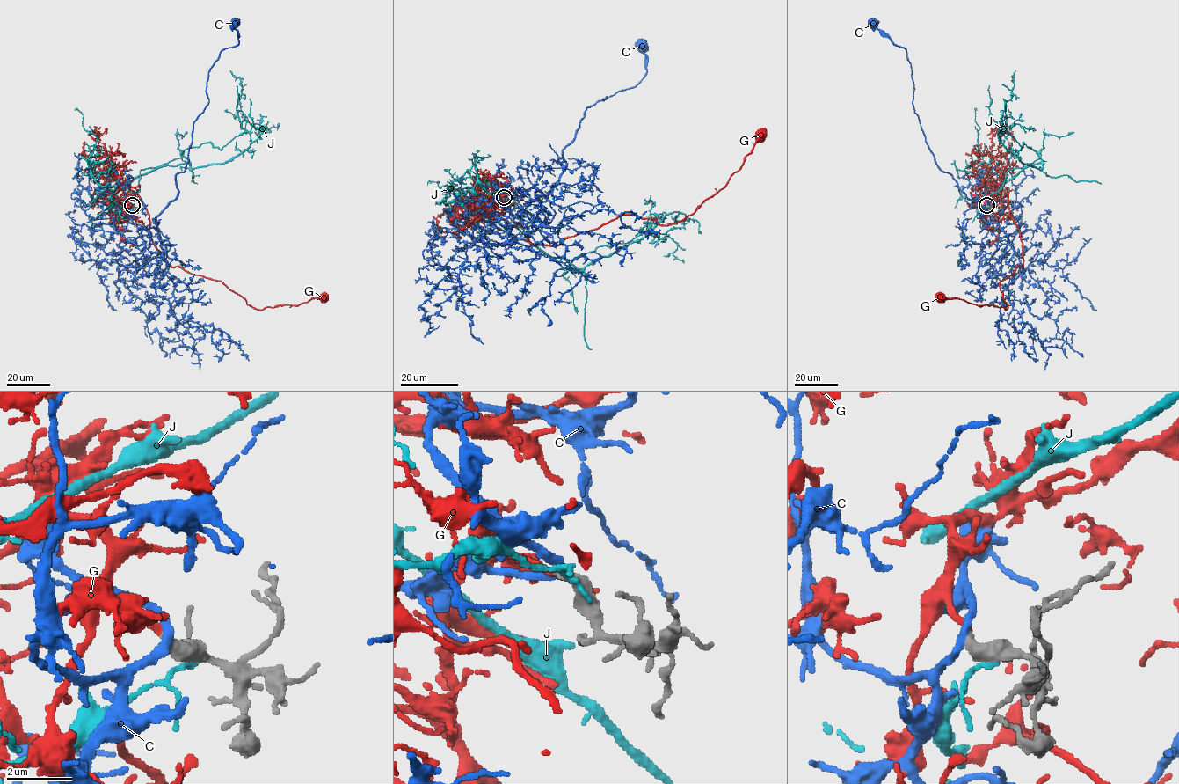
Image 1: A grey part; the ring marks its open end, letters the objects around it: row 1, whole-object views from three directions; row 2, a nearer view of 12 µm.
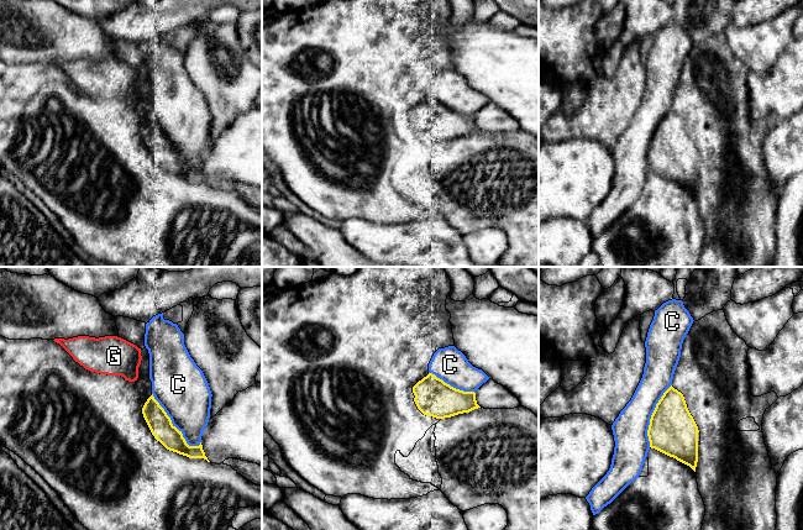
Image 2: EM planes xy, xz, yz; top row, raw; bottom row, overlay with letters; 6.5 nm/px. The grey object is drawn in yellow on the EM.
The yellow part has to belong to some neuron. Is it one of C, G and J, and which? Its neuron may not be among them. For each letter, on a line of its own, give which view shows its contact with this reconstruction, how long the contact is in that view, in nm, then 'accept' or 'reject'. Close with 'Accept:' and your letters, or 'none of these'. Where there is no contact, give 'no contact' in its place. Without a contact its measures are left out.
C: contact in xy; length 460 nm; reject
G: no contact; accept
J: no contact; reject
Accept: G

